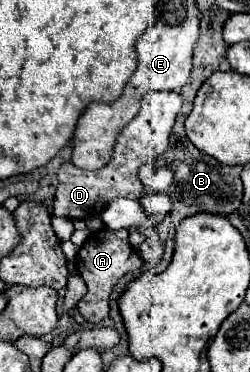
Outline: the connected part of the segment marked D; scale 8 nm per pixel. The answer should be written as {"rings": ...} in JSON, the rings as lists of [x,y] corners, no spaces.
{"rings":[[[150,91],[142,97],[140,113],[120,131],[112,159],[102,169],[88,171],[88,169],[78,169],[72,163],[62,164],[57,174],[58,187],[56,187],[54,215],[68,219],[90,219],[90,217],[98,217],[114,197],[140,199],[142,181],[138,177],[138,171],[142,165],[158,159],[168,149],[170,131],[180,107],[182,107],[182,97],[176,91]]]}

